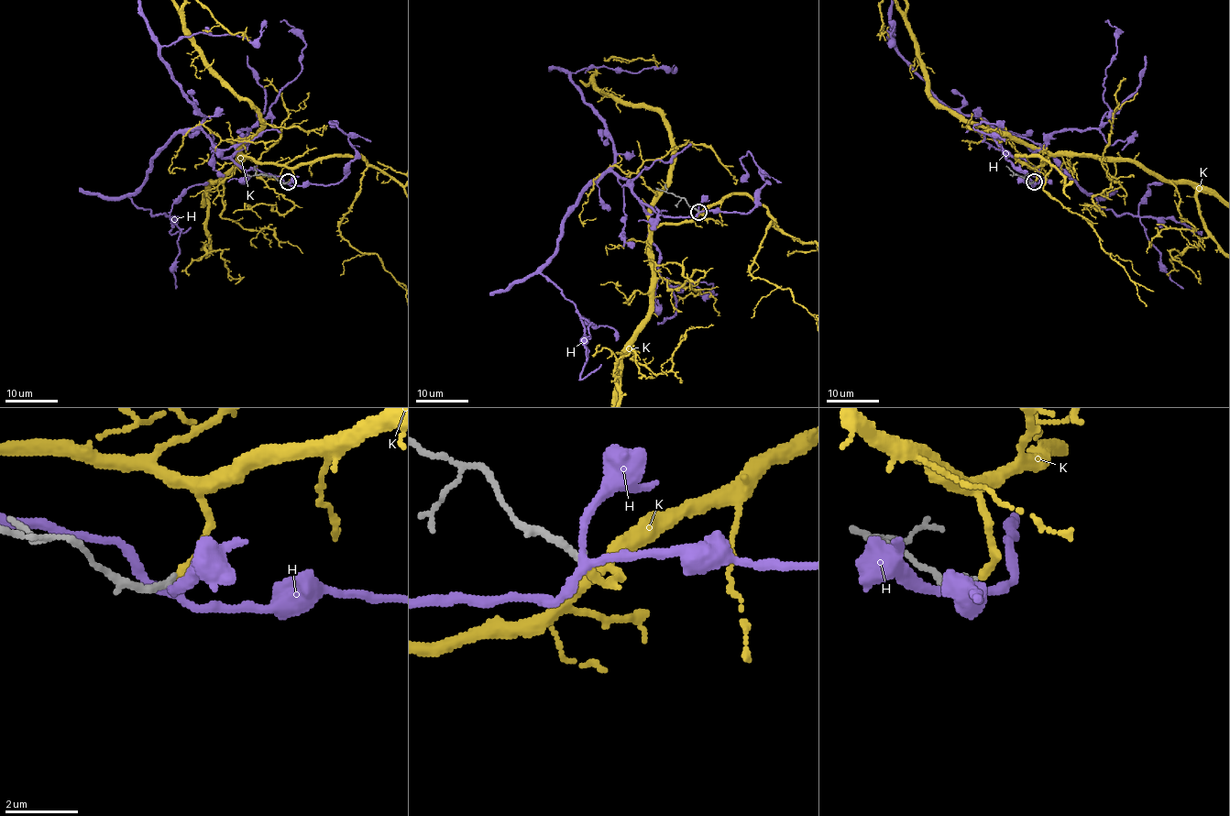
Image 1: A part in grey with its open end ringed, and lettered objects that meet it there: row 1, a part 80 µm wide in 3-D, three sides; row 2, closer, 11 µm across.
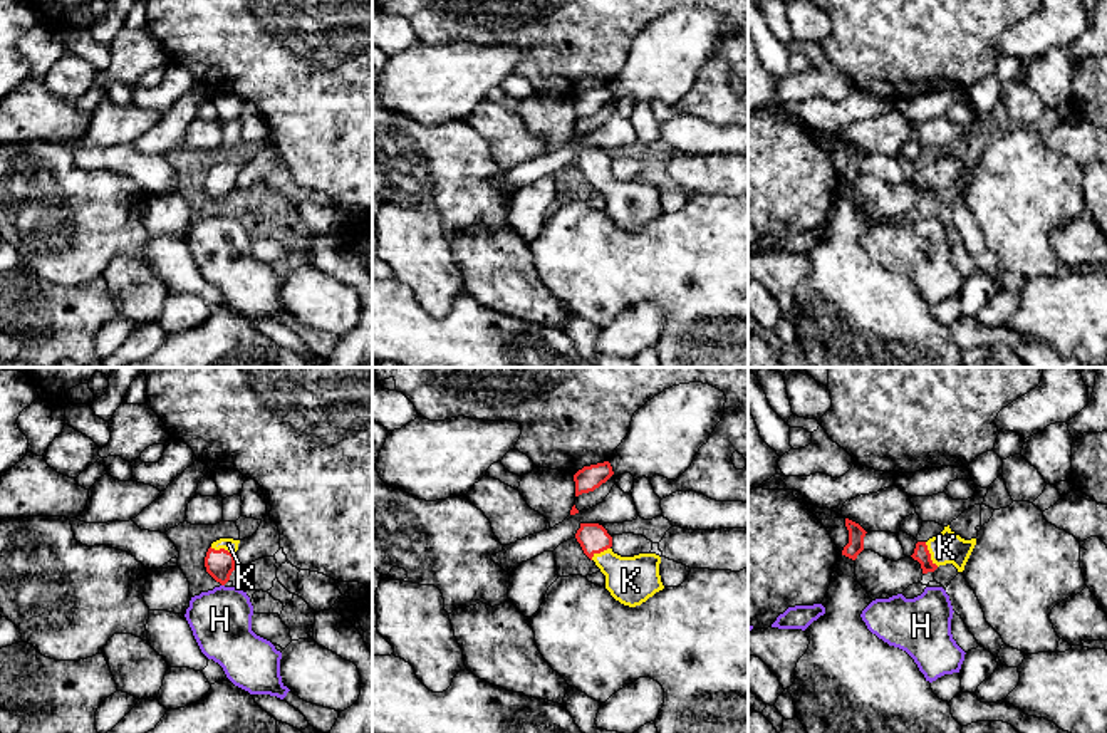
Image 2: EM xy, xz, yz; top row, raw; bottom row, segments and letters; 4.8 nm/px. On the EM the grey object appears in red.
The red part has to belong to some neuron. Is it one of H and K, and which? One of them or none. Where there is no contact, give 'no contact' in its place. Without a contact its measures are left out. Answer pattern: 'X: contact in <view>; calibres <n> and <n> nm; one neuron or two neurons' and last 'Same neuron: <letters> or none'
H: no contact; two neurons
K: contact in yz; calibres 80 and 150 nm; one neuron
Same neuron: K

